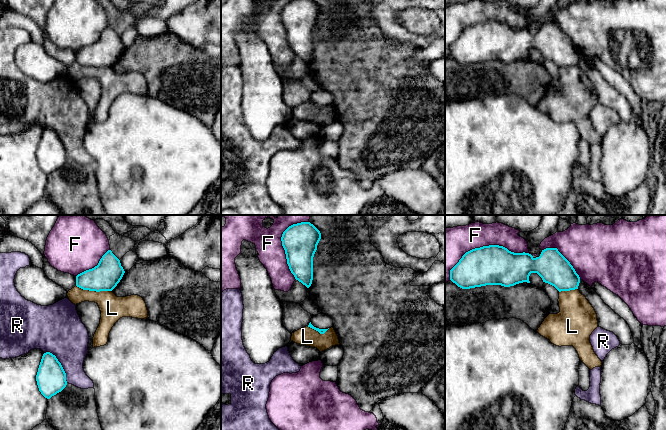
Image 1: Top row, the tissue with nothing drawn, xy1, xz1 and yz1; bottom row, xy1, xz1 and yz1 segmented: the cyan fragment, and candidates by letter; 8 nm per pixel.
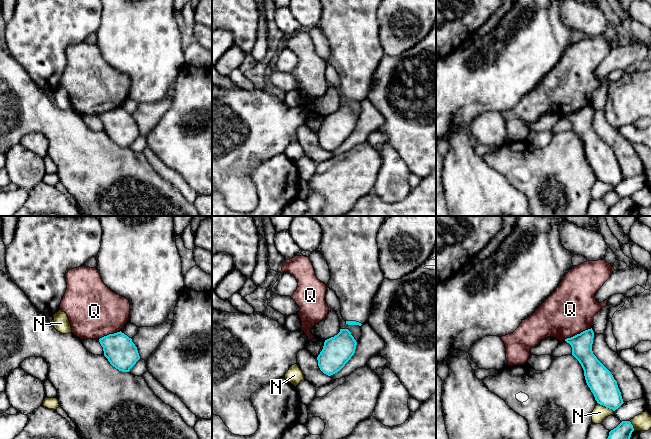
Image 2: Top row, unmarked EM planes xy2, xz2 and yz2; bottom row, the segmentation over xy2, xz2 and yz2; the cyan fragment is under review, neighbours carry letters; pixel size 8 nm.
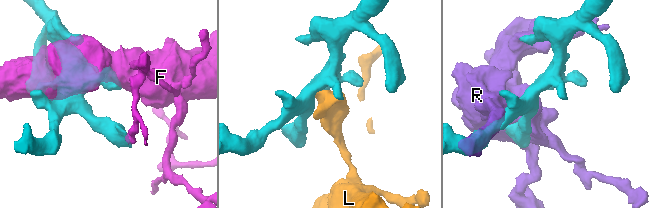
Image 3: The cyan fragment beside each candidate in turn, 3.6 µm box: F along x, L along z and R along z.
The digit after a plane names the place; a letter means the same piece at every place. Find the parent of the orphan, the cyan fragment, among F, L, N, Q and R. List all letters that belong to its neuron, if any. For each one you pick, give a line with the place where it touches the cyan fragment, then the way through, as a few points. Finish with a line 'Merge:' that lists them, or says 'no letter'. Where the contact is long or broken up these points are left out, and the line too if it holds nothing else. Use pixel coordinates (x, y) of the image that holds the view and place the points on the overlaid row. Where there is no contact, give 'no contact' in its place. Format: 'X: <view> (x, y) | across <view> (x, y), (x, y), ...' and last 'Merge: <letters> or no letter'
Merge: no letter

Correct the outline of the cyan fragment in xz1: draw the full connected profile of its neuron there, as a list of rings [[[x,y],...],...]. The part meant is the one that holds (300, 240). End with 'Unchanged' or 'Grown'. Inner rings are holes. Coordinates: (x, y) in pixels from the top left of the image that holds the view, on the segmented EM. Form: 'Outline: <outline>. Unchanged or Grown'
Outline: [[[310,222],[289,226],[281,237],[291,273],[307,288],[312,284],[313,257],[320,239],[320,231]]]. Unchanged

